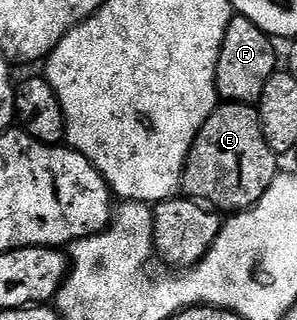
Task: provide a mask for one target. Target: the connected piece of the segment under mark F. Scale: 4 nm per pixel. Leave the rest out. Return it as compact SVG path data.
M233 16L222 39L216 68L216 92L221 102L234 105L256 105L259 102L266 79L270 79L270 75L278 69L276 49L272 45L275 45L273 38L250 23L250 19Z

